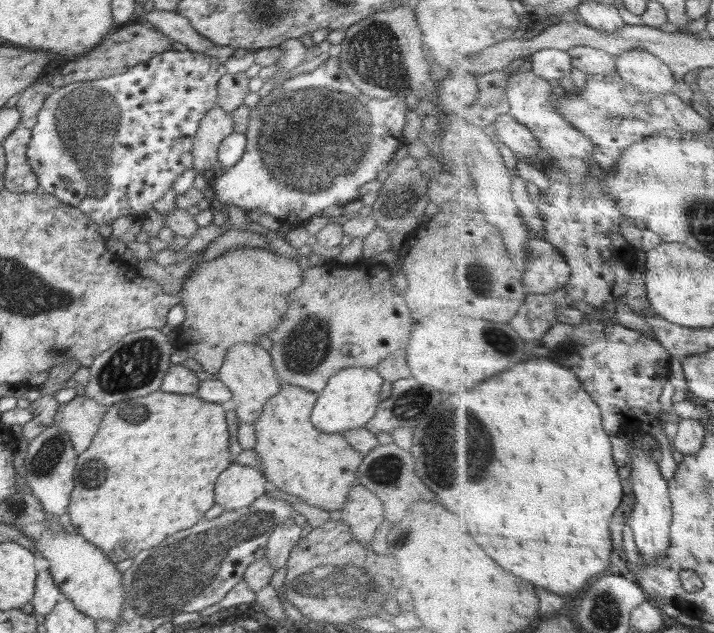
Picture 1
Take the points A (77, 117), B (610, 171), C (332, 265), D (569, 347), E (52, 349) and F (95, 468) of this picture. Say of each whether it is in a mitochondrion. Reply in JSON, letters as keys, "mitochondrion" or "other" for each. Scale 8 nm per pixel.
{"A":"mitochondrion","B":"other","C":"other","D":"mitochondrion","E":"mitochondrion","F":"mitochondrion"}

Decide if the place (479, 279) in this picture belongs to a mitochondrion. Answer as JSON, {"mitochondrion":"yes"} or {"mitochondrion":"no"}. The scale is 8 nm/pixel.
{"mitochondrion":"yes"}

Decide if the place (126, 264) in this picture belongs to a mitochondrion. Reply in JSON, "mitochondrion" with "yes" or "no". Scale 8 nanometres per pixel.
{"mitochondrion":"no"}

